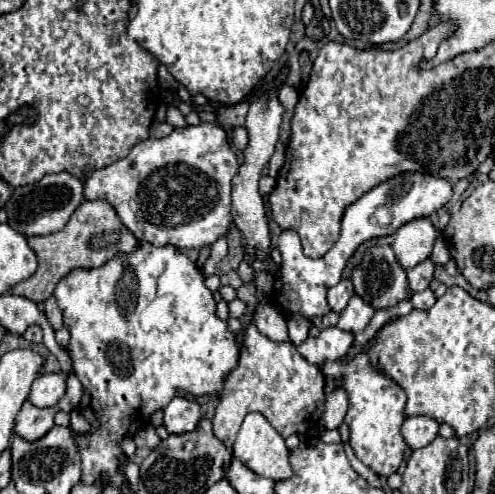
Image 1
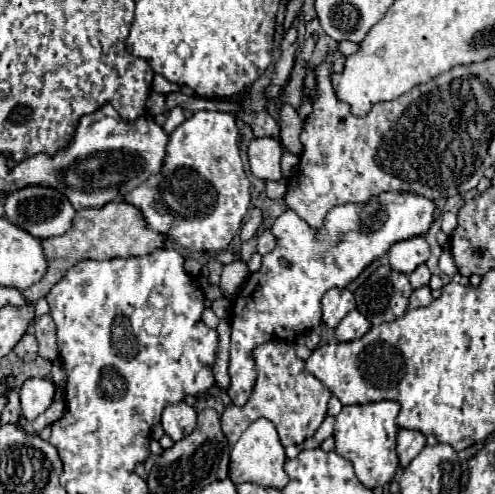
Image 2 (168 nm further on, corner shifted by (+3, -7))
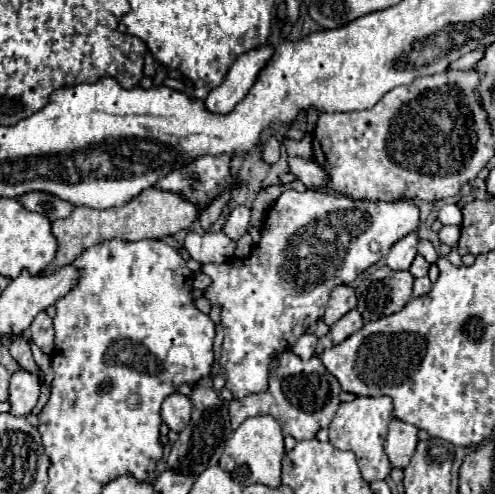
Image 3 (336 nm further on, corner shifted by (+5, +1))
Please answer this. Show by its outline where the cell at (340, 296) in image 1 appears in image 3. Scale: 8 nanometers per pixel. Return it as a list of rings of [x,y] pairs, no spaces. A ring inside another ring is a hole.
[[[340,284],[332,290],[330,300],[326,304],[326,312],[324,312],[324,324],[332,326],[336,320],[340,320],[346,312],[350,312],[352,308],[356,308],[356,296],[354,290],[346,284]]]

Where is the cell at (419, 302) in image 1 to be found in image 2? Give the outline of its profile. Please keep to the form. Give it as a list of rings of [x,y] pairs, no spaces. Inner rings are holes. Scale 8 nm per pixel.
[[[422,286],[422,288],[418,288],[418,290],[412,292],[412,296],[410,296],[410,308],[414,310],[414,308],[420,308],[420,306],[428,306],[432,300],[434,298],[430,294],[430,288]]]

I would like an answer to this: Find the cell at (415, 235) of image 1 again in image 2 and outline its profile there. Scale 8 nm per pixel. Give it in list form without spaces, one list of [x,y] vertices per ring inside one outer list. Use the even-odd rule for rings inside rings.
[[[422,236],[396,242],[388,250],[390,268],[394,268],[394,272],[402,272],[402,274],[412,274],[416,270],[416,266],[424,264],[428,258],[430,258],[430,246]]]

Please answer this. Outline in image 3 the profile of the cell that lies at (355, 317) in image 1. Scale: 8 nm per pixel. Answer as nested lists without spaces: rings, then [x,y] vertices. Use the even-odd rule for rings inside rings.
[[[350,310],[348,314],[344,314],[332,328],[330,328],[330,338],[334,340],[334,344],[340,344],[342,340],[346,340],[350,334],[354,334],[356,330],[360,330],[364,326],[362,316],[358,314],[358,310]]]

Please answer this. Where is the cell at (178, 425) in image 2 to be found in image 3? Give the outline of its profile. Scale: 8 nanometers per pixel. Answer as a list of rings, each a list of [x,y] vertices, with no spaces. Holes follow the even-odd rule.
[[[172,394],[162,402],[162,422],[174,432],[182,432],[188,426],[190,414],[192,404],[184,394]]]

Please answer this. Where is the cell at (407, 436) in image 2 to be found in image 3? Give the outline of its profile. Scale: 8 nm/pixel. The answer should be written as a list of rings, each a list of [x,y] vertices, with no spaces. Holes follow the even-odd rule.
[[[394,418],[390,422],[388,438],[384,446],[384,452],[390,458],[390,464],[394,468],[406,468],[416,450],[416,444],[418,444],[418,428]]]

